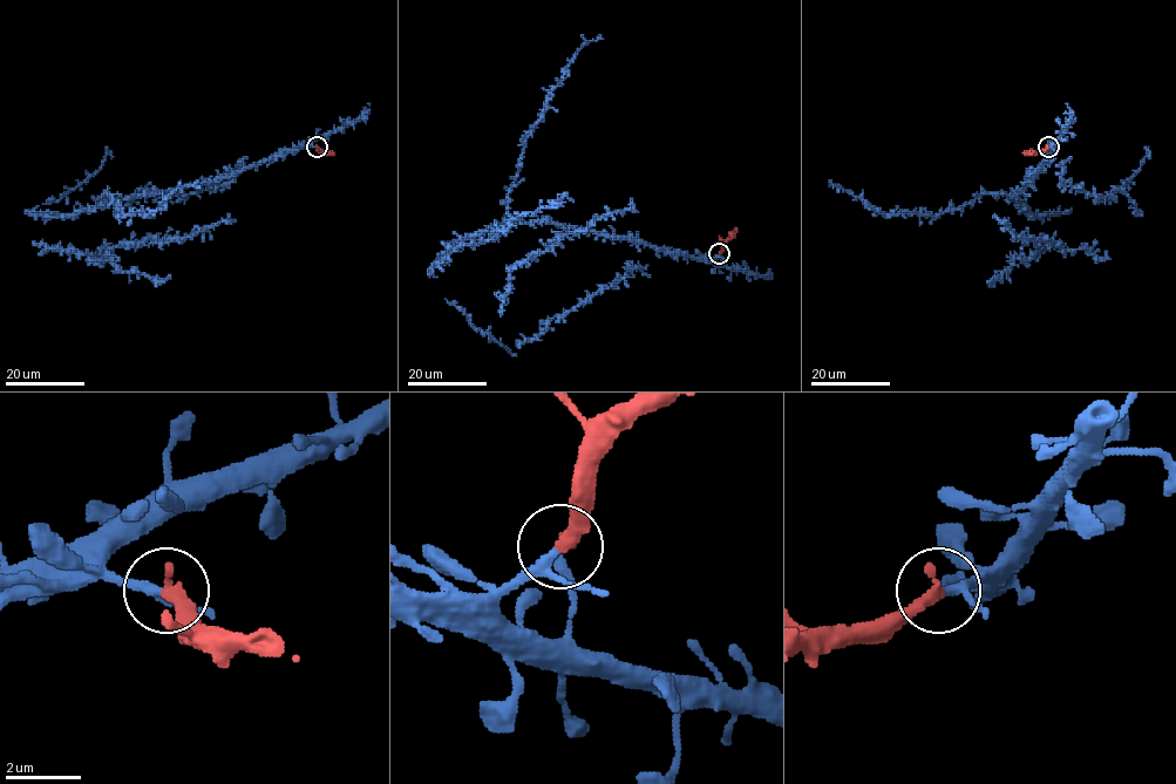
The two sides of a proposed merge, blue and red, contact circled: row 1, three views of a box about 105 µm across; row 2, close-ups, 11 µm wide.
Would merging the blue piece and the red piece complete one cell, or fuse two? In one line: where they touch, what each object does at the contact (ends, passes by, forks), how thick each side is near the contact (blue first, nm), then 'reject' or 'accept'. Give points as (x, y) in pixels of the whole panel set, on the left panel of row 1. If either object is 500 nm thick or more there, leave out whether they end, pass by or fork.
place (317, 147); blue passes by; red ends; calibres 200 and 400 nm; reject

